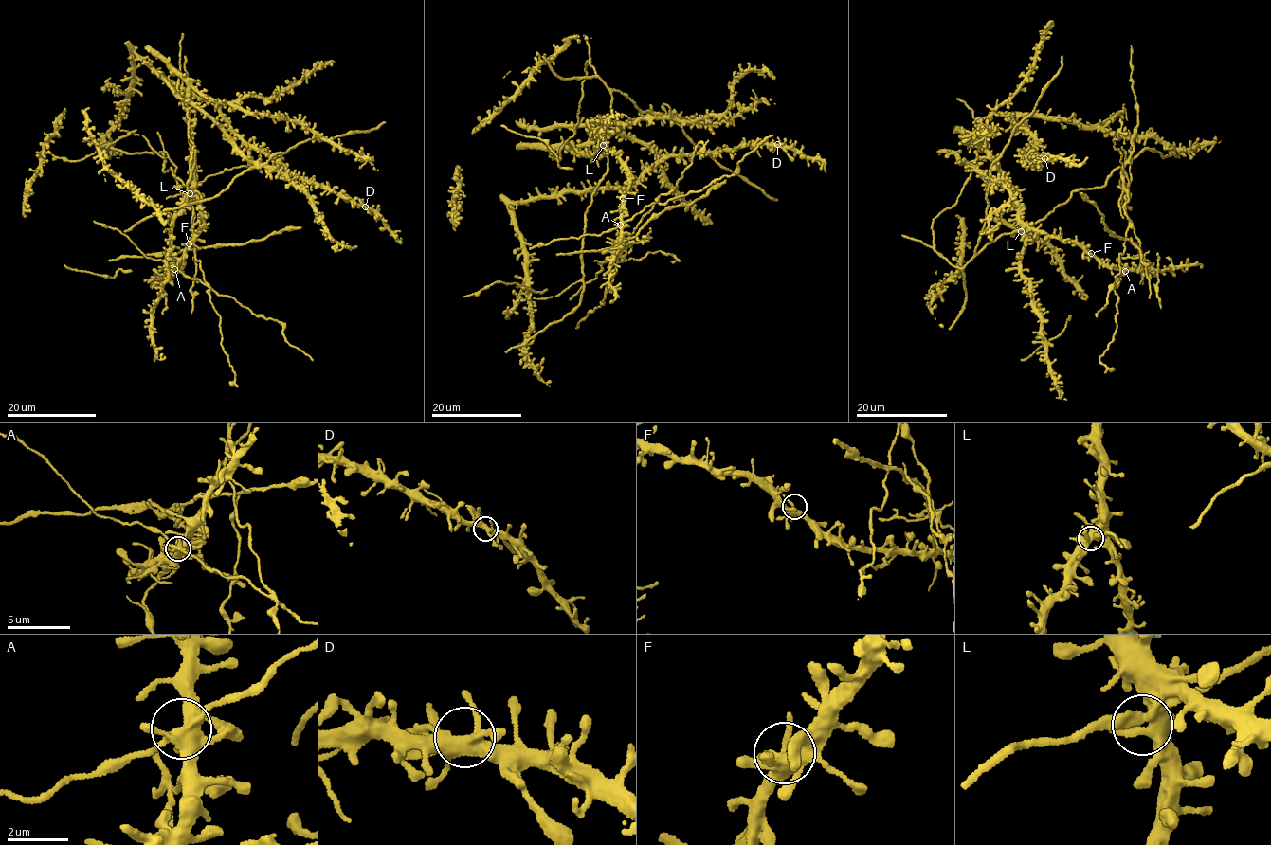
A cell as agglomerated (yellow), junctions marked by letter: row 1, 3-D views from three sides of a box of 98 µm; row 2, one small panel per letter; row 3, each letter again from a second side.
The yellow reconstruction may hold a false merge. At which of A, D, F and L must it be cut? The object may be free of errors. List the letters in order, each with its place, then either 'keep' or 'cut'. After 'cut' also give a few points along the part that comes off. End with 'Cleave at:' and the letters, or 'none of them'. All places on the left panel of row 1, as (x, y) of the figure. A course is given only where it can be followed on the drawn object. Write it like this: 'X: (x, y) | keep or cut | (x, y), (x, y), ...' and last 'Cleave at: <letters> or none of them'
A: (174, 269) | cut | (175, 268), (206, 284), (190, 240), (194, 110), (185, 56)
D: (365, 206) | keep
F: (189, 243) | keep
L: (190, 193) | keep
Cleave at: A

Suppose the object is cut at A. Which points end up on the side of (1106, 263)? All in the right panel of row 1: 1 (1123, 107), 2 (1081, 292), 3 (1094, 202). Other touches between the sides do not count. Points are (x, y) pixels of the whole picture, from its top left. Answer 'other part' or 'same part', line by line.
1: same part
2: same part
3: other part

